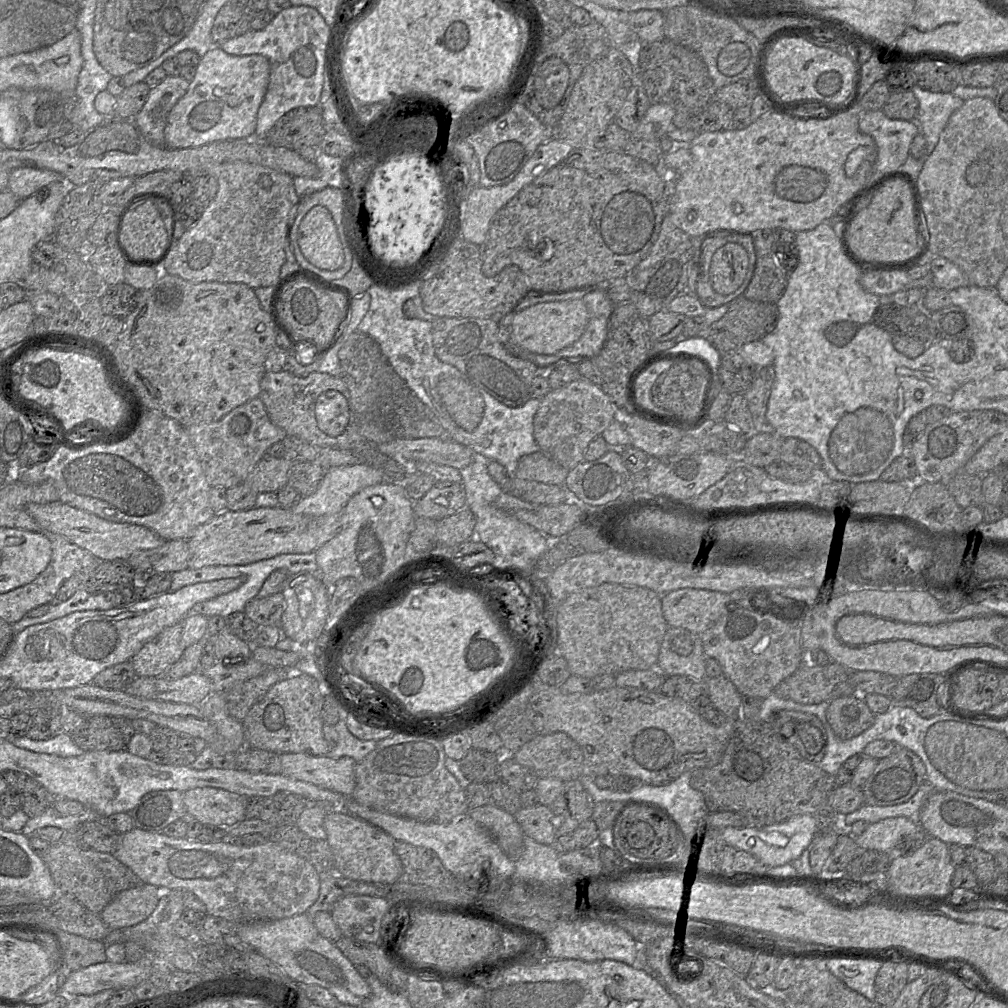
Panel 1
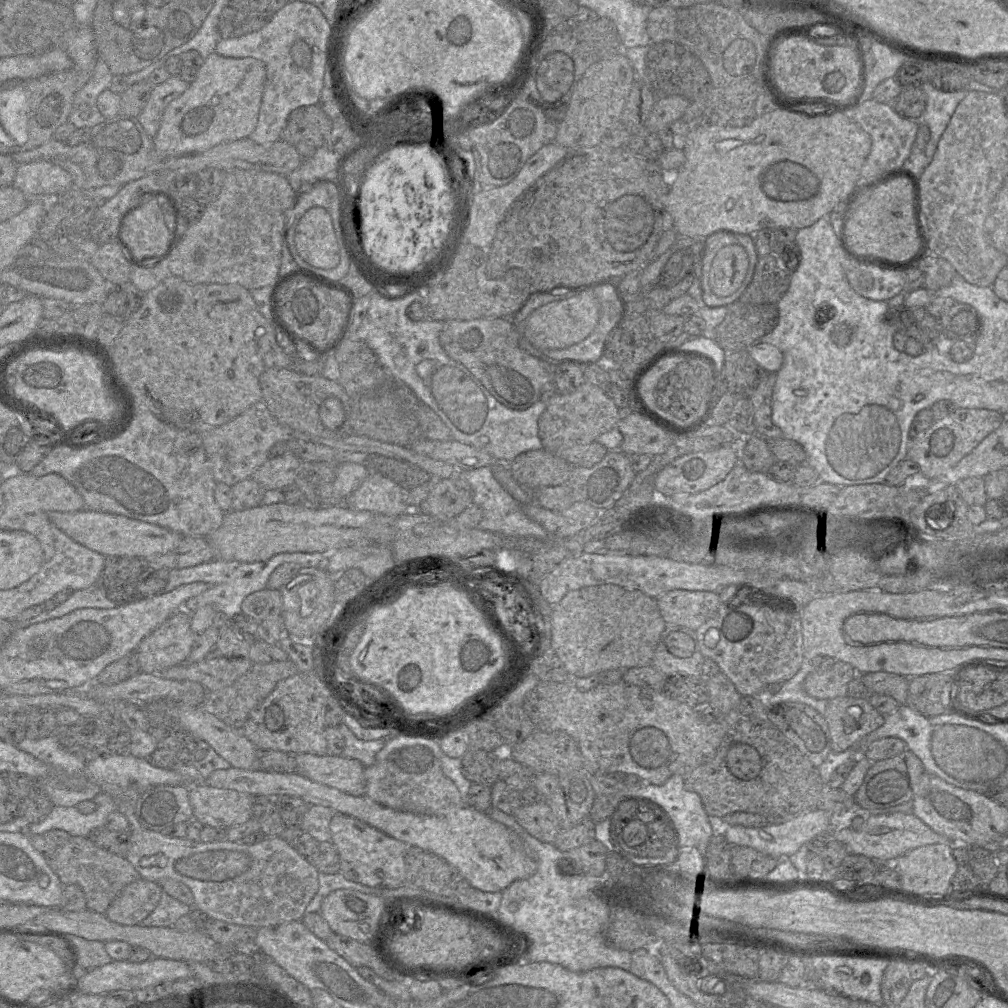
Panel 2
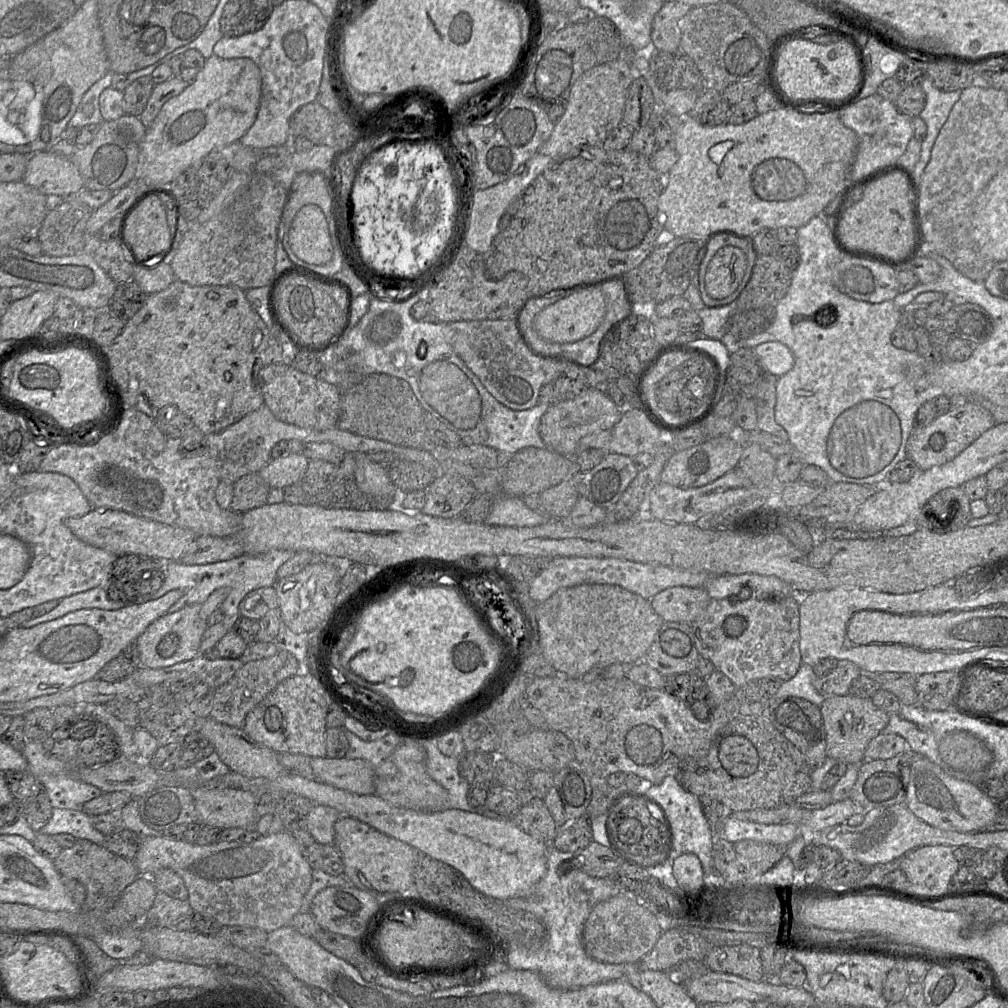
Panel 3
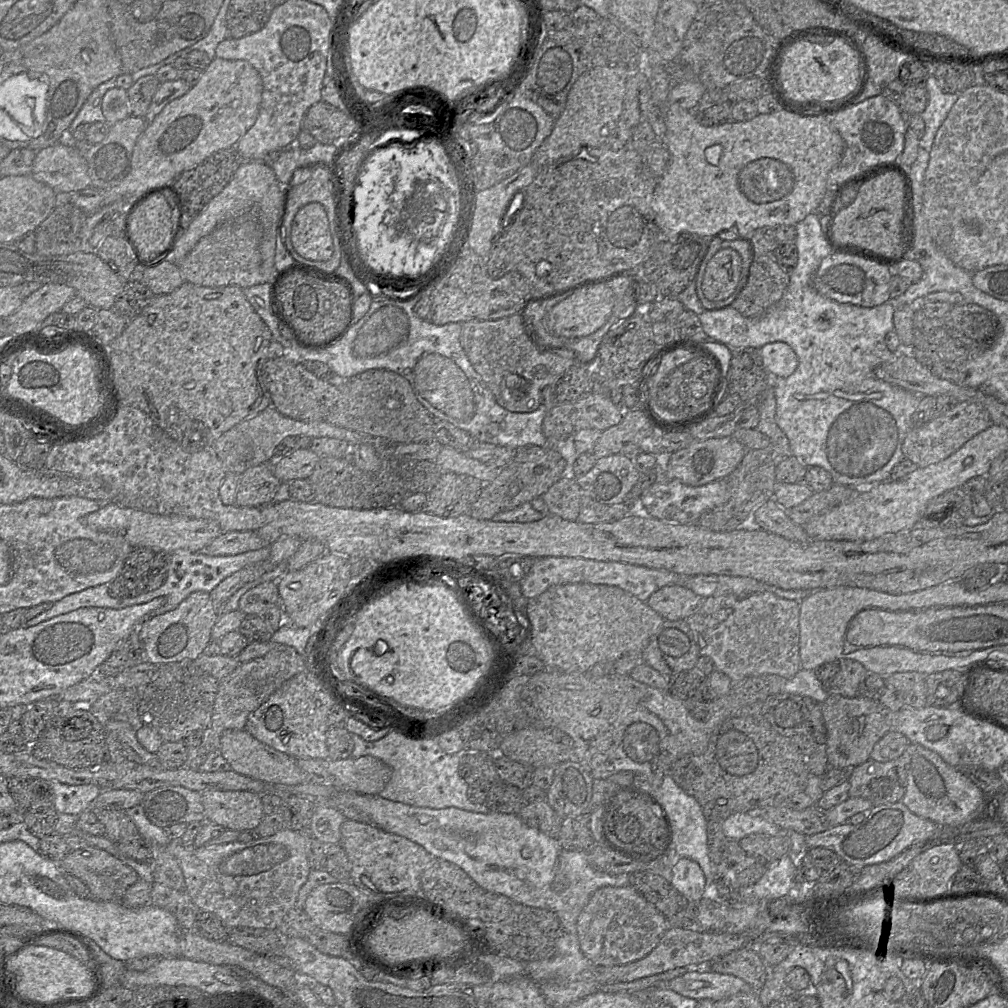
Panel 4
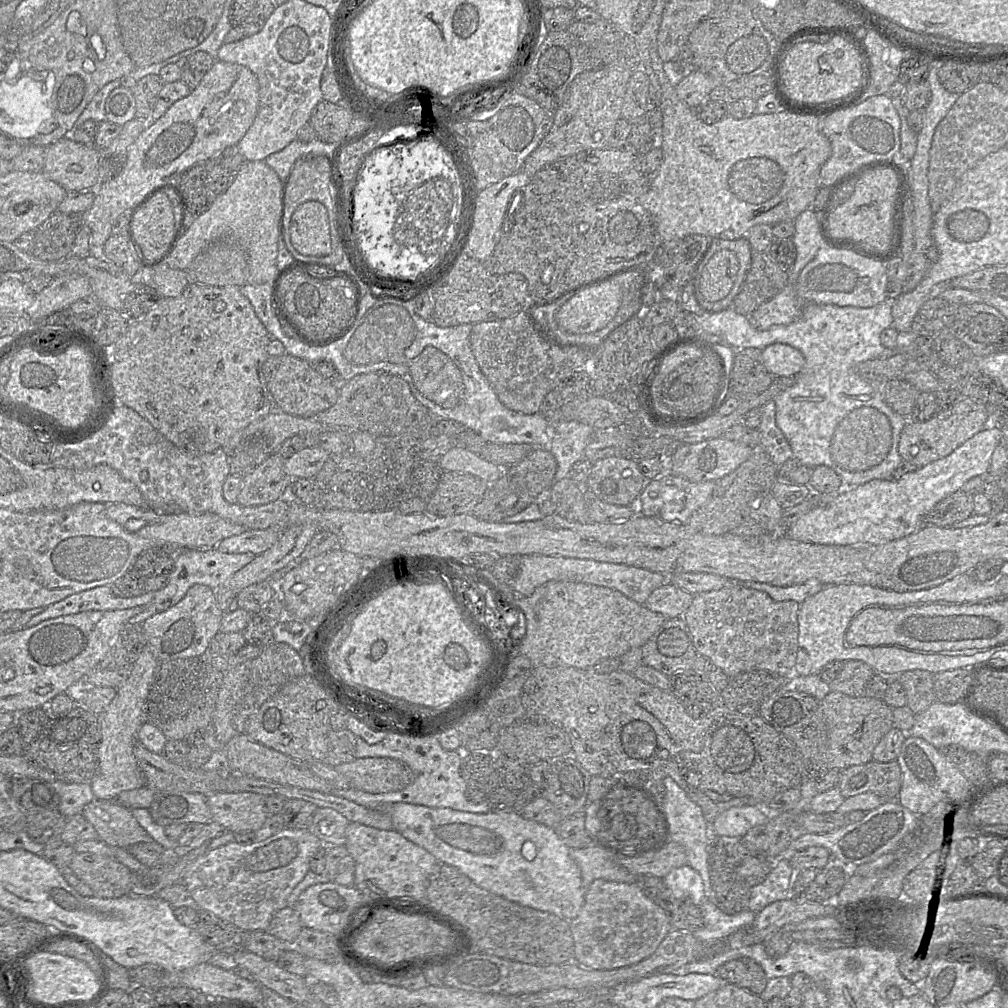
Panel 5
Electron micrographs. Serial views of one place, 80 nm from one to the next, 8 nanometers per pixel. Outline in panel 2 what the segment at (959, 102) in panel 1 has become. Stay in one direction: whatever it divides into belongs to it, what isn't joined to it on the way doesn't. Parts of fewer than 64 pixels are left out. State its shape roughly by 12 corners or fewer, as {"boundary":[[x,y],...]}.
{"boundary":[[929,82],[918,122],[930,129],[924,150],[928,165],[956,107],[969,91],[944,92]]}

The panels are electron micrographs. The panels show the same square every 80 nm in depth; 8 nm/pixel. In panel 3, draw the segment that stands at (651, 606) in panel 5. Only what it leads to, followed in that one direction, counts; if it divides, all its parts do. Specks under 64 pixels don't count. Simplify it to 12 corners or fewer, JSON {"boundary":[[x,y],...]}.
{"boundary":[[676,586],[656,594],[664,622],[693,624],[711,601],[705,588]]}

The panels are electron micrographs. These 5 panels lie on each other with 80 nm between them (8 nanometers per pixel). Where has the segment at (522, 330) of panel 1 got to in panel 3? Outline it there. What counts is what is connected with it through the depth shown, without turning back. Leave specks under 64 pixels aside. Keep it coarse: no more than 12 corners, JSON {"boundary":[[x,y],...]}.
{"boundary":[[601,289],[577,292],[534,320],[541,344],[594,333],[606,314]]}

